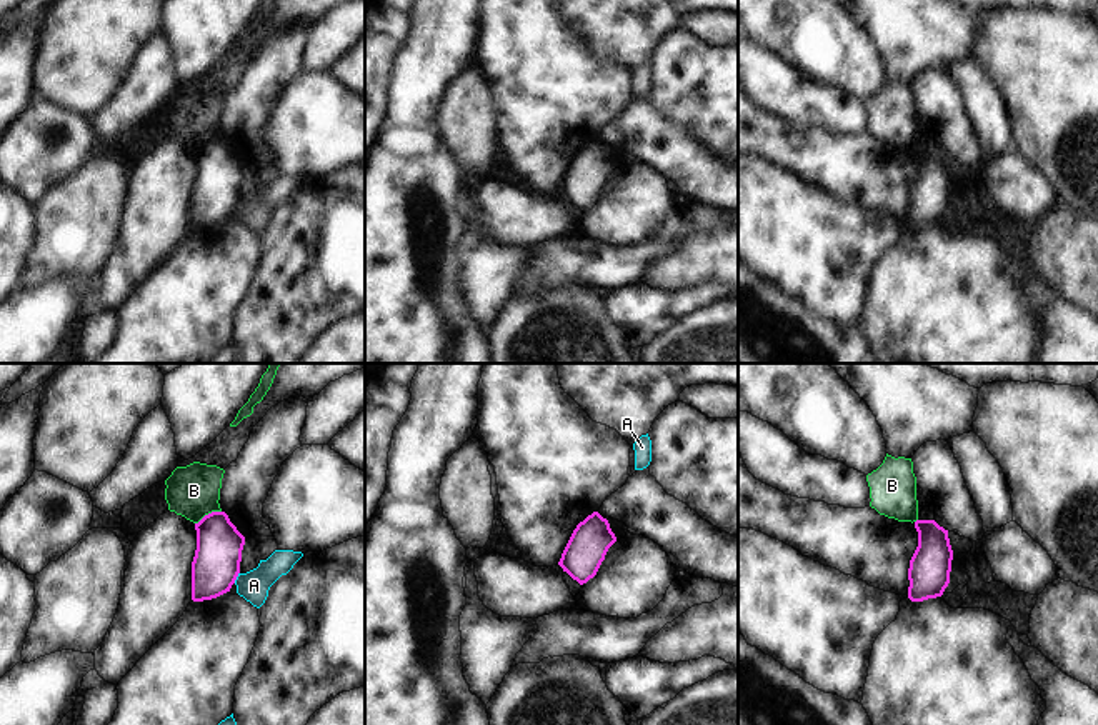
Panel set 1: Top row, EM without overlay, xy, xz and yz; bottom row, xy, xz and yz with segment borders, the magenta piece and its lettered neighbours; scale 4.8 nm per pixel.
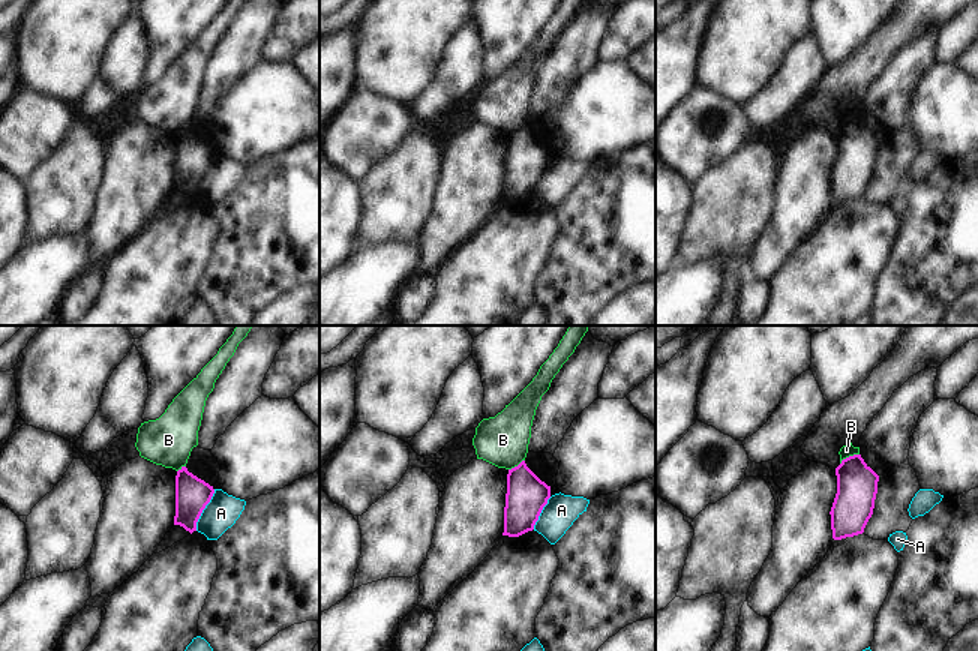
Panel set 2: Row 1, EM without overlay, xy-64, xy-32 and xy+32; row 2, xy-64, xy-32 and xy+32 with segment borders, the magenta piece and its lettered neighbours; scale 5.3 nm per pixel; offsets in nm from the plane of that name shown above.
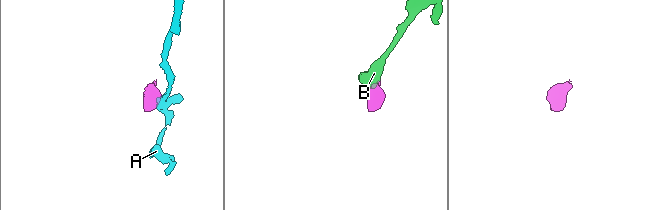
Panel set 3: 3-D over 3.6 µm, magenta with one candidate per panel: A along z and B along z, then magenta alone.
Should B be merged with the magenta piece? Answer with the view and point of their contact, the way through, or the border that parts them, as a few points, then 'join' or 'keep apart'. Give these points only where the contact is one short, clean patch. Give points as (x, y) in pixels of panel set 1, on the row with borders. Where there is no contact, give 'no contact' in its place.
xy (209, 514) | along xy (220, 510), (205, 514), (195, 524) | keep apart

